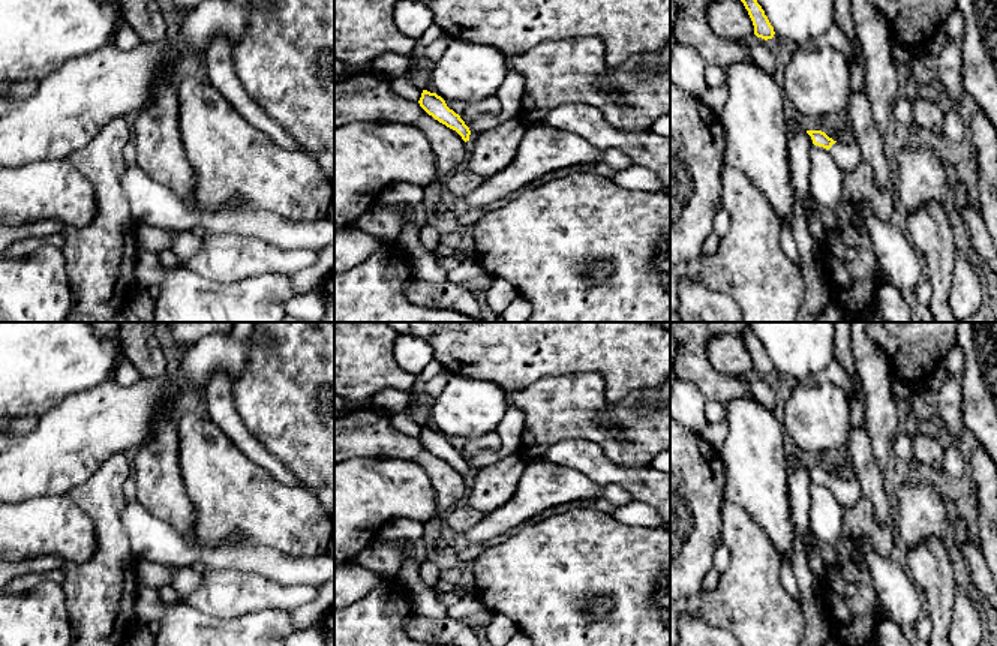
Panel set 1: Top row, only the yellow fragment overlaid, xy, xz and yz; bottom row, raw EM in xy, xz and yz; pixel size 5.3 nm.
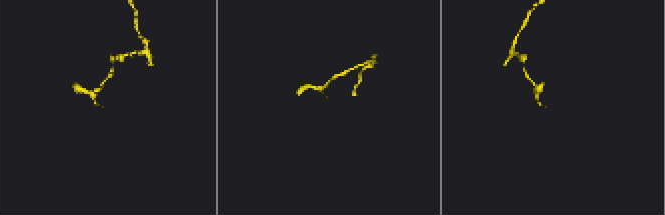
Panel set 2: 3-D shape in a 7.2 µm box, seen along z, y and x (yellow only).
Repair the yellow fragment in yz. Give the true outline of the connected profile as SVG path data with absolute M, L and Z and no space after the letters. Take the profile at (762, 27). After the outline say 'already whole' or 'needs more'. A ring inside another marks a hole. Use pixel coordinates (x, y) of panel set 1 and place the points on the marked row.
M741 0L741 1L744 3L753 21L754 34L765 40L772 39L775 34L774 27L771 25L768 16L765 15L765 10L757 3L757 0Z; already whole

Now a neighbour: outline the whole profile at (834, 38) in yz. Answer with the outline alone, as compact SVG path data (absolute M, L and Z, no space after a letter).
M834 24L828 31L810 39L808 42L795 45L796 49L802 51L814 51L819 48L829 46L835 51L843 52L847 60L856 58L862 67L865 64L865 58L858 40L847 39L837 24Z

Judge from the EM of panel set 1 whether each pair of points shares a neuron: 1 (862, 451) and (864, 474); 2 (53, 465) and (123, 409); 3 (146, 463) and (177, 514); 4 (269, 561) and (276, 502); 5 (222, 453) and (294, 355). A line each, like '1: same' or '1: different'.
1: same
2: same
3: same
4: different
5: different

